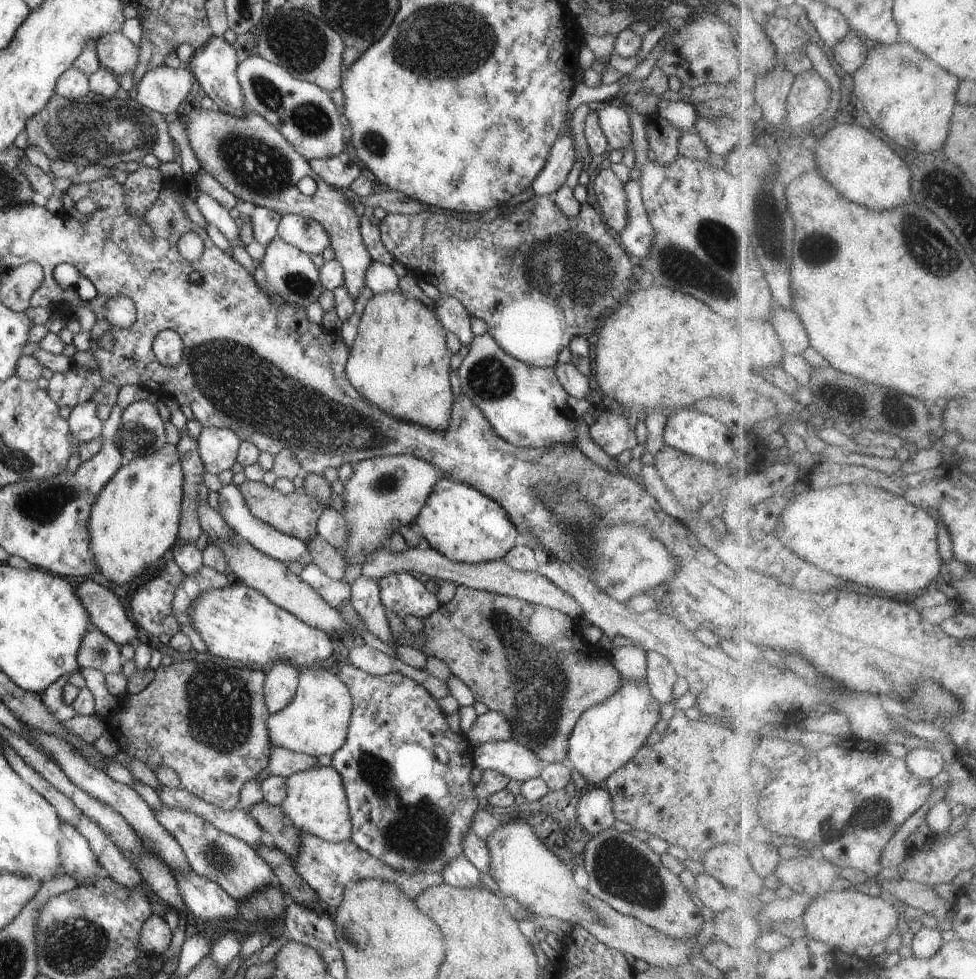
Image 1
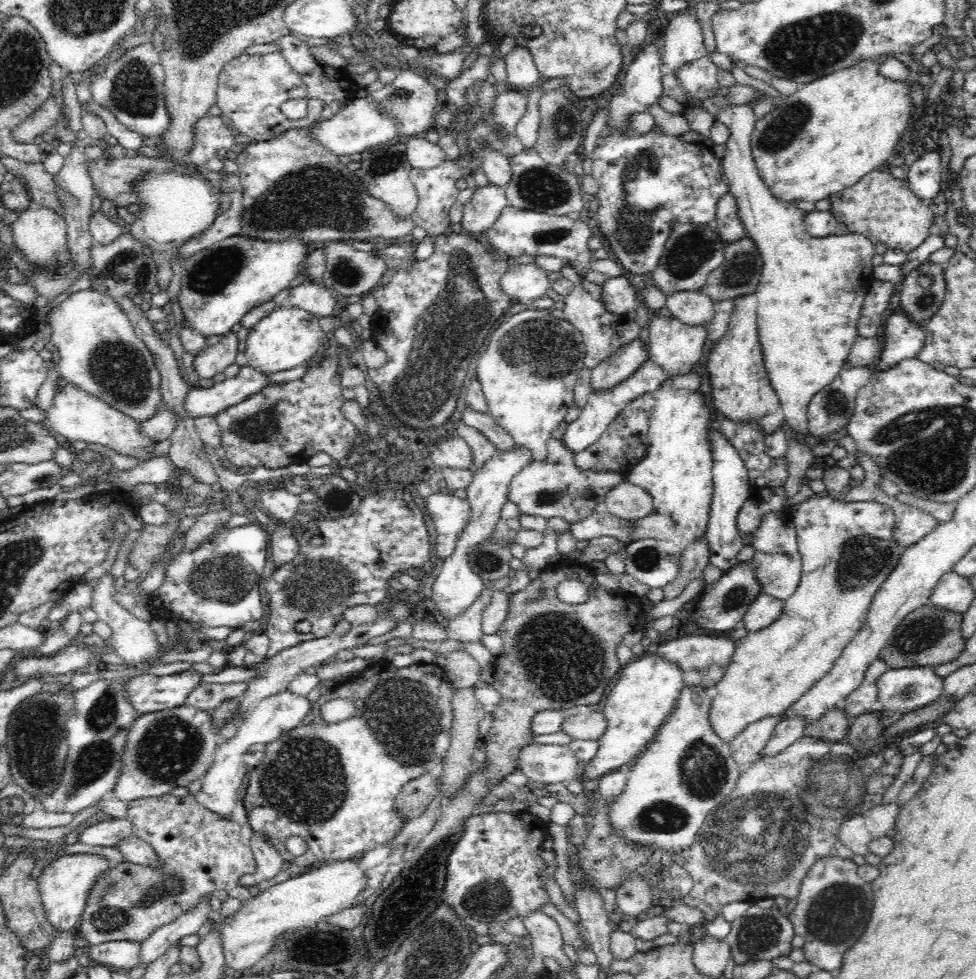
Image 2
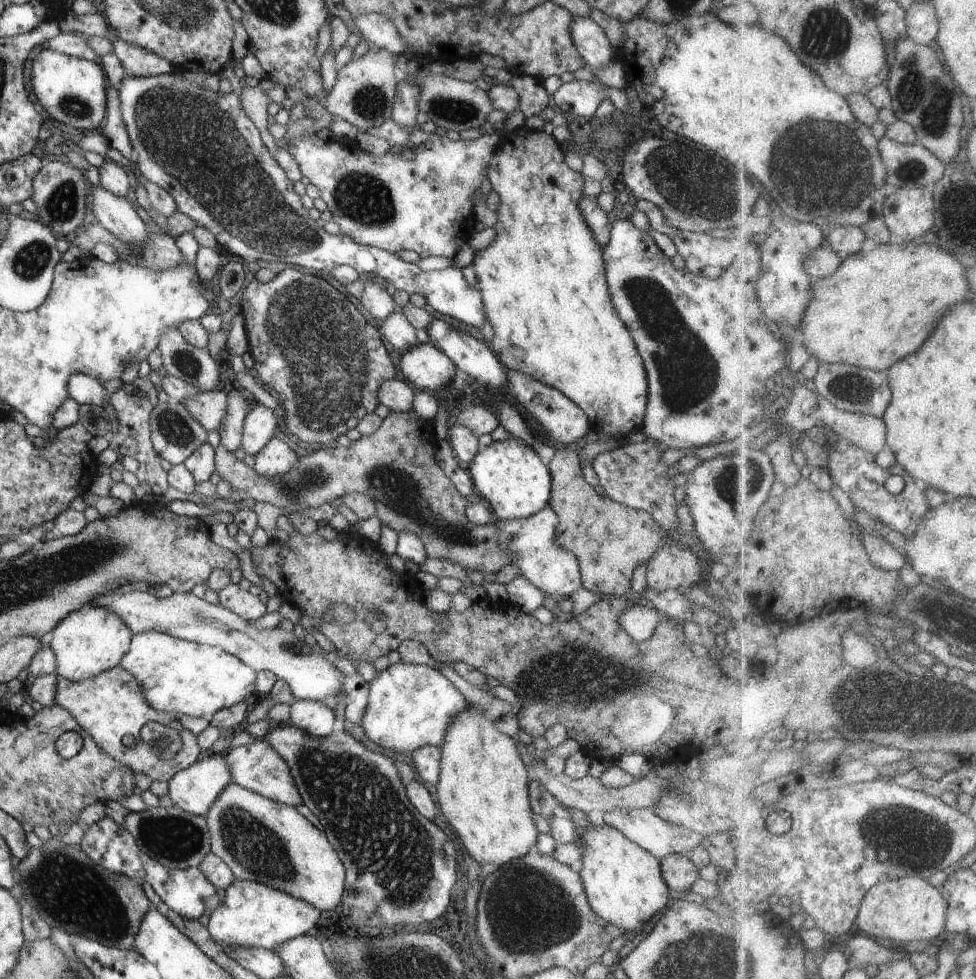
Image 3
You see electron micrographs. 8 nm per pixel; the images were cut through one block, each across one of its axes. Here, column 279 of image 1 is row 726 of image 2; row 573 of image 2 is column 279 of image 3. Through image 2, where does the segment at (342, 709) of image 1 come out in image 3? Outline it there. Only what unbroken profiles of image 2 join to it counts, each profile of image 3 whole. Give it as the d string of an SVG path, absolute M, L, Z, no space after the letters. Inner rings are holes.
M231 783L205 815L211 852L234 874L235 879L261 883L304 900L318 911L330 911L341 904L345 894L345 869L322 829L316 829L294 807L259 796Z

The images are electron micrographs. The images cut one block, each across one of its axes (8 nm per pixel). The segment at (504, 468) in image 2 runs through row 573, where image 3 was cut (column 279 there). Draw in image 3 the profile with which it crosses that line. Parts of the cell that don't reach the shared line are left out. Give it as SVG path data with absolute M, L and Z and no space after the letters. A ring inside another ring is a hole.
M275 436L262 451L254 456L253 470L261 476L274 477L291 470L298 456L288 444Z

